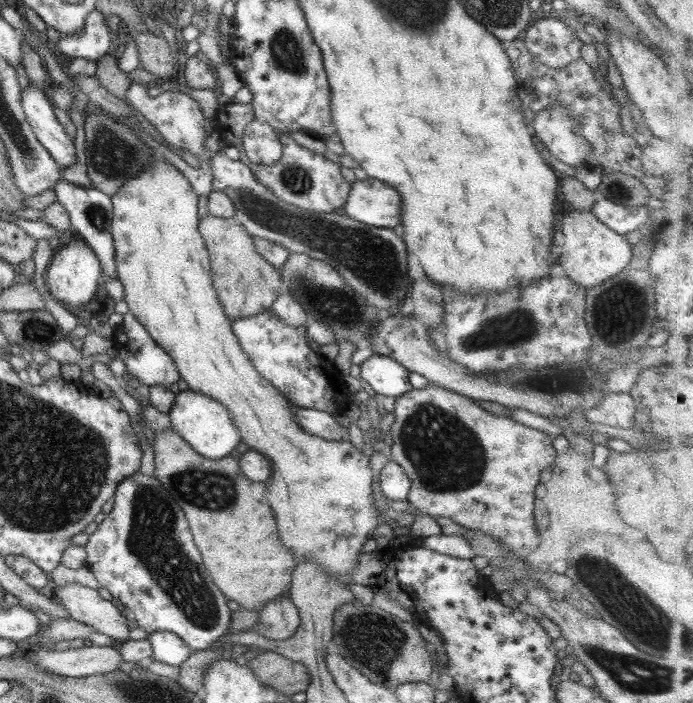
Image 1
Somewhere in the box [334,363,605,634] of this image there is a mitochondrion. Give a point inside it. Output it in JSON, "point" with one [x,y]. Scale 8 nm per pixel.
{"point":[446,457]}

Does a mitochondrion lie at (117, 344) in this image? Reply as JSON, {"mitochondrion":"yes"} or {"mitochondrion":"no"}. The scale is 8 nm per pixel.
{"mitochondrion":"no"}

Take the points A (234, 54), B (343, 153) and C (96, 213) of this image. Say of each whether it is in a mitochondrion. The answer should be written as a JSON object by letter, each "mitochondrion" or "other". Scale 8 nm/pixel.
{"A":"other","B":"other","C":"mitochondrion"}

